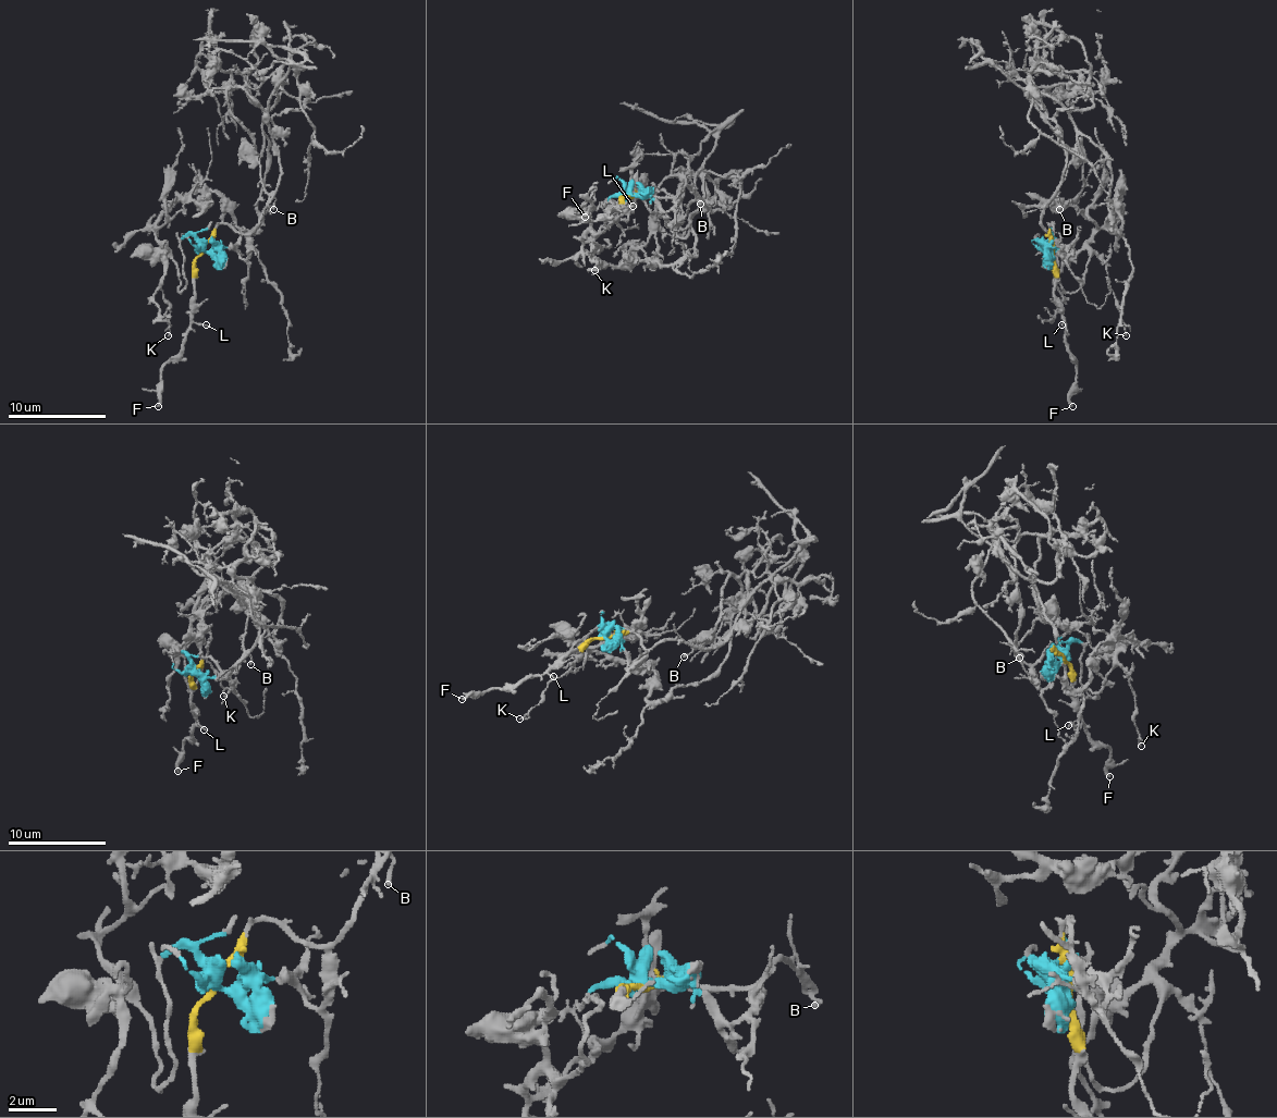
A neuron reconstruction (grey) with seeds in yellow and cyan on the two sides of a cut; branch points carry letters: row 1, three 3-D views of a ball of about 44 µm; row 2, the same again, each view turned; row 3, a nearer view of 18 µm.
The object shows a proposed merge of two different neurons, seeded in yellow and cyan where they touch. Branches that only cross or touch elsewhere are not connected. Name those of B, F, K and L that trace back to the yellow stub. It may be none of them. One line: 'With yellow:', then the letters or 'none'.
With yellow: F, L

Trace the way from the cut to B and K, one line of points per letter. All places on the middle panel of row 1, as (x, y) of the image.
B: (628, 195), (605, 203), (605, 226), (589, 232), (584, 246), (603, 263), (685, 259), (685, 214), (699, 205)
K: (628, 195), (615, 195), (605, 203), (613, 205), (605, 226), (593, 240), (589, 252), (596, 263), (593, 271)

